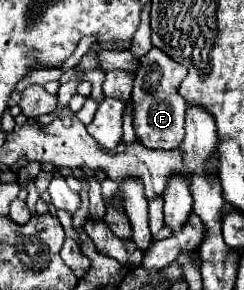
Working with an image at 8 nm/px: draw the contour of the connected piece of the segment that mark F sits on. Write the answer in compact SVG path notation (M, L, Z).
M155 47L141 59L141 69L135 73L135 85L131 93L133 127L141 145L149 149L175 149L183 141L187 103L179 95L179 85L185 75L187 69L181 63L169 59L163 51Z

